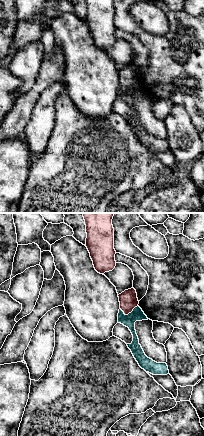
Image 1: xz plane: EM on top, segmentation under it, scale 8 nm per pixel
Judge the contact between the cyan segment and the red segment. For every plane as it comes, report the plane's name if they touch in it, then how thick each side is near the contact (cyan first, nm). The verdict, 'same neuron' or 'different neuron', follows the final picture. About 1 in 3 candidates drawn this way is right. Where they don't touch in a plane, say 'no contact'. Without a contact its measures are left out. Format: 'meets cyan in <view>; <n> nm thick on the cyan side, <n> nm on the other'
meets cyan in xz; 100 nm thick on the cyan side, 150 nm on the other

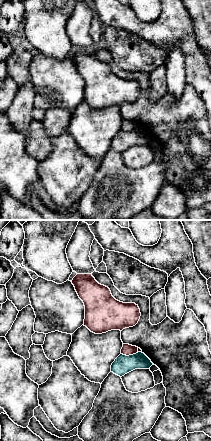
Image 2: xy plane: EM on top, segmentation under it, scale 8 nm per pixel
meets cyan in xy; 150 nm thick on the cyan side, 90 nm on the other

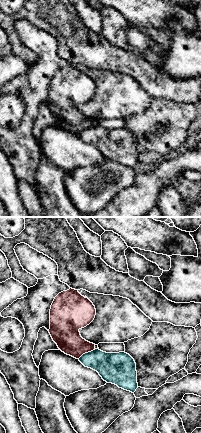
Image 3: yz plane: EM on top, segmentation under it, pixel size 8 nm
meets cyan in yz; 240 nm thick on the cyan side, 220 nm on the other

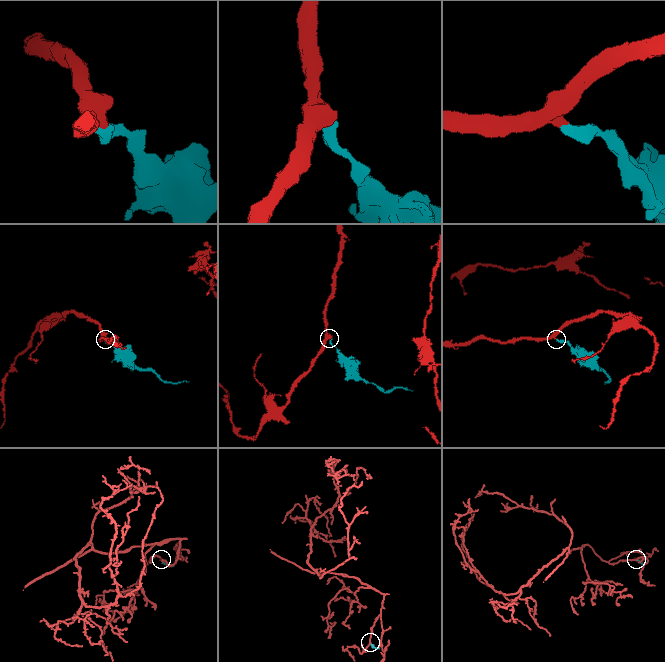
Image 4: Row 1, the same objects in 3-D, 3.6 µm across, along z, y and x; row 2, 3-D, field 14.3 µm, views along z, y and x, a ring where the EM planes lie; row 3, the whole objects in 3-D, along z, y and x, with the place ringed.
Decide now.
different neuron

